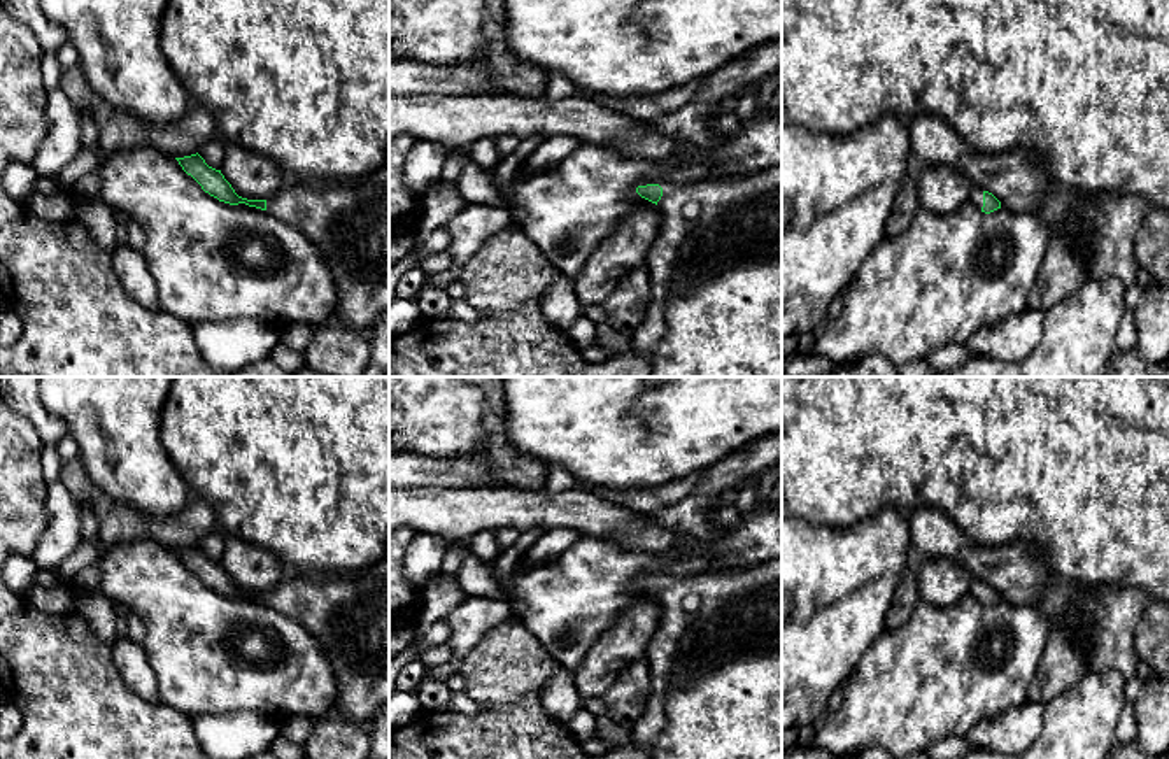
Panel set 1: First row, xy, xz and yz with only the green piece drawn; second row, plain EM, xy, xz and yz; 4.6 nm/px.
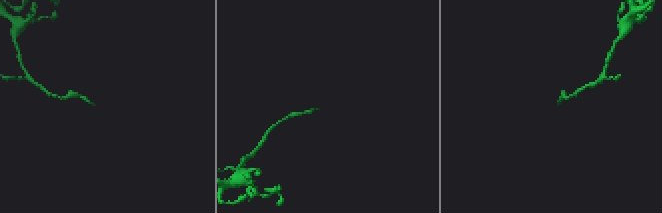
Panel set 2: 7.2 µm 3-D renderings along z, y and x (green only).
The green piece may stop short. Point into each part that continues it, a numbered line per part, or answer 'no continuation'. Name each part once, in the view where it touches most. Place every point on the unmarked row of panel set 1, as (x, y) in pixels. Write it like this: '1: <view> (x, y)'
1: xz (728, 610)

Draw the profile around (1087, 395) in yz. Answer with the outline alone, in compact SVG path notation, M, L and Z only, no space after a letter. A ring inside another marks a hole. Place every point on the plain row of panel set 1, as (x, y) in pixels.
M782 377L782 517L848 528L883 508L908 514L920 507L934 507L948 514L973 542L983 547L1029 543L1034 556L1046 561L1057 580L1067 580L1080 589L1137 587L1148 601L1169 603L1169 377Z

